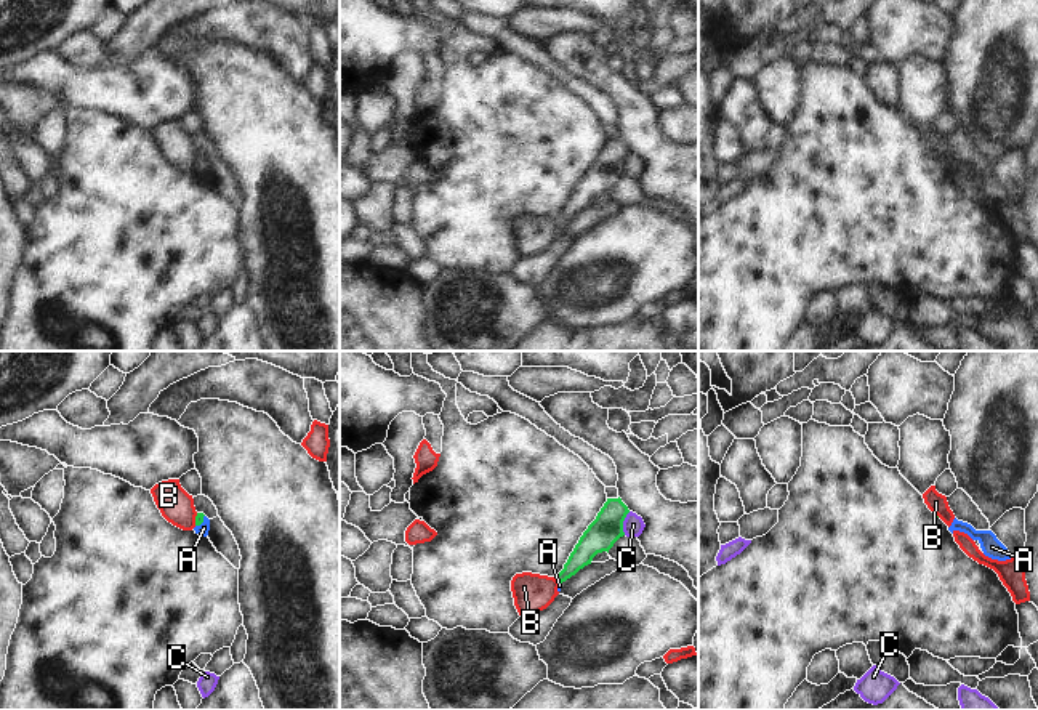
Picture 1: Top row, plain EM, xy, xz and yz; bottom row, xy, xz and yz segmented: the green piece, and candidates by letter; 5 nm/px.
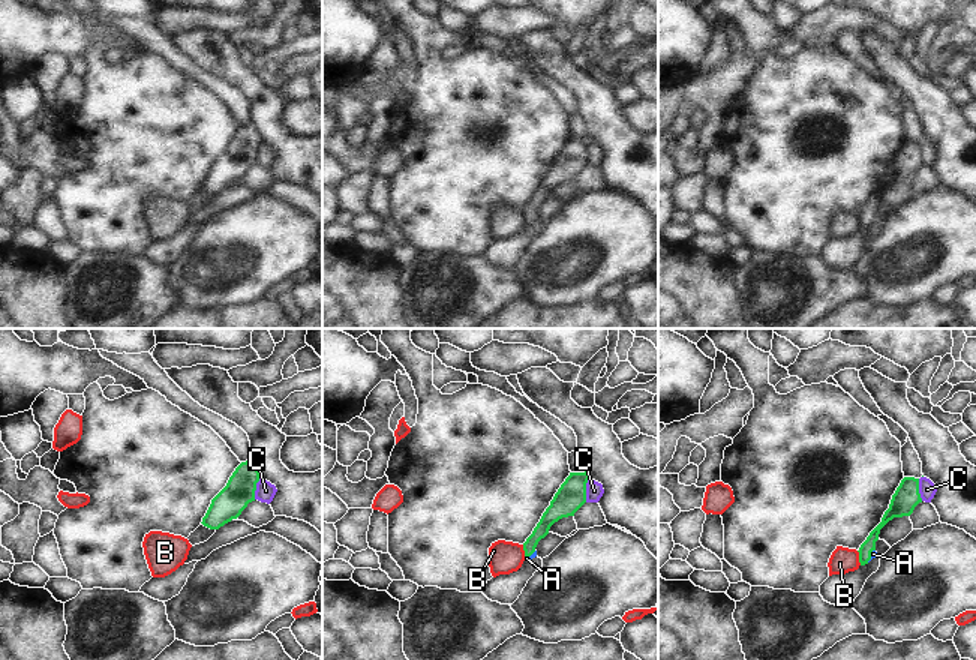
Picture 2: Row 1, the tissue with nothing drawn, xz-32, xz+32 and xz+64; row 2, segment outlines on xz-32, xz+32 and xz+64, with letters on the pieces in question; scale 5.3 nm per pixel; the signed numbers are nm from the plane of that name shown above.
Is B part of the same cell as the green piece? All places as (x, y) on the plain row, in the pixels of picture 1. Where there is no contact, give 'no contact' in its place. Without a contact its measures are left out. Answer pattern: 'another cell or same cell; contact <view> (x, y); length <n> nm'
another cell; contact xz (556, 220); length 50 nm

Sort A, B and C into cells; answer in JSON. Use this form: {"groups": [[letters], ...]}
{"groups": [["A"], ["B"], ["C"]]}

